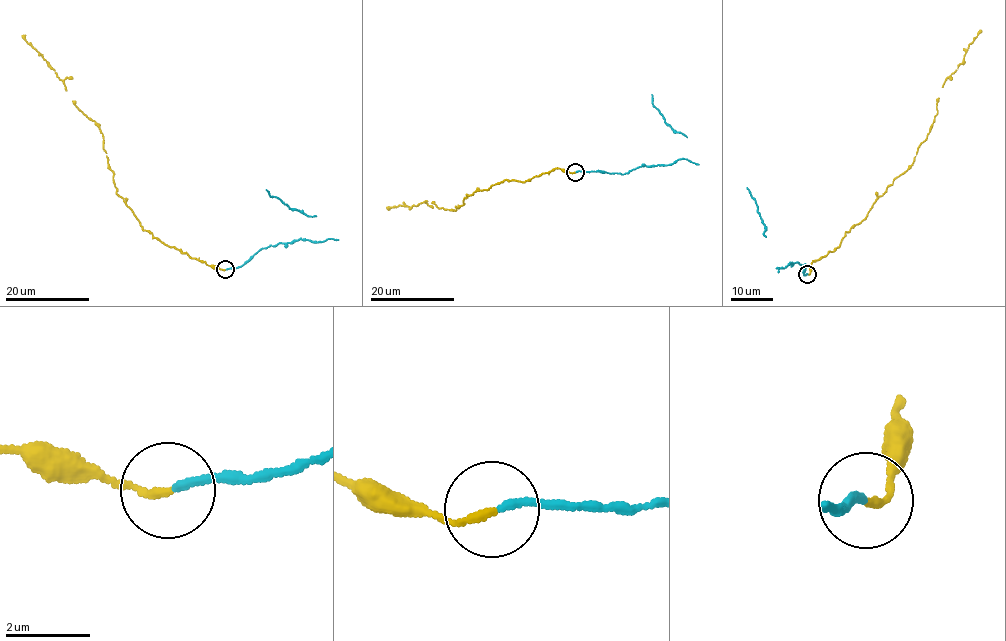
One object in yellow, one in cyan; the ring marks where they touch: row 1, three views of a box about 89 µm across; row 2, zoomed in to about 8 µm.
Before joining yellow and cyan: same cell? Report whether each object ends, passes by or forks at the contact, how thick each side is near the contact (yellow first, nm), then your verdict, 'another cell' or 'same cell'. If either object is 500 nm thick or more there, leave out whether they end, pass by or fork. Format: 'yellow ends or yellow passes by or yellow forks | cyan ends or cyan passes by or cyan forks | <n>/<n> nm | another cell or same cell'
yellow ends | cyan ends | 170/170 nm | same cell

